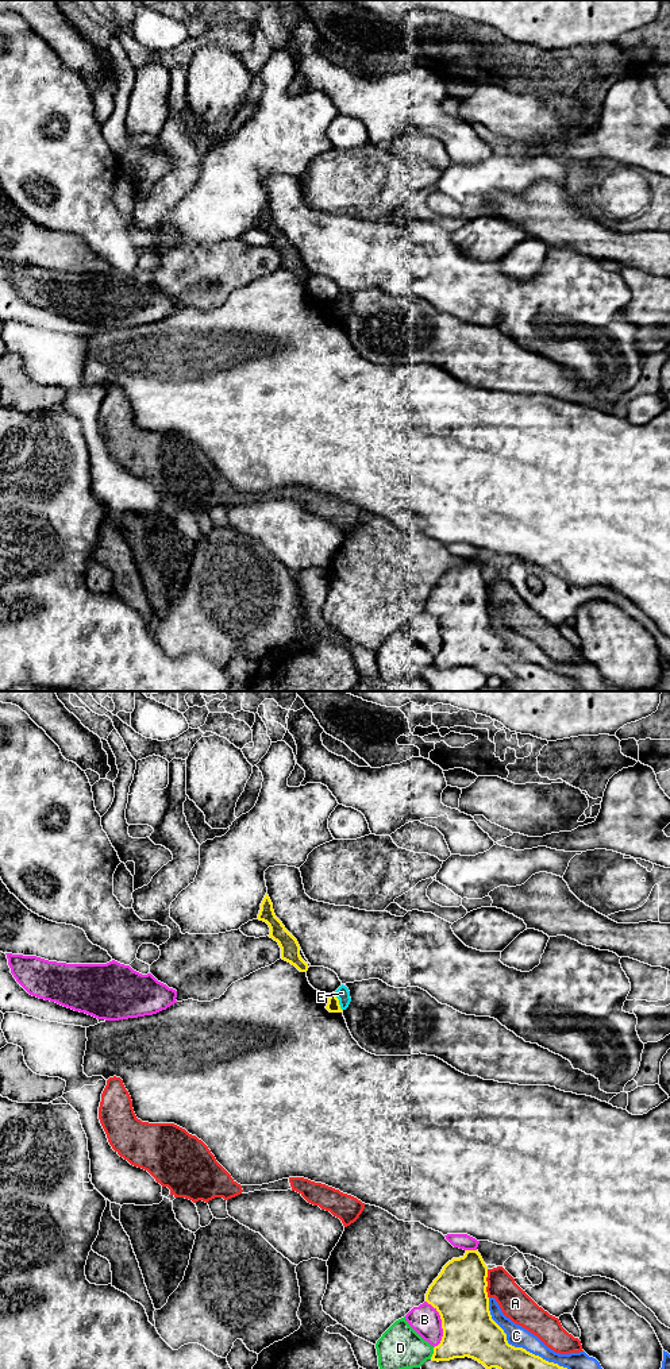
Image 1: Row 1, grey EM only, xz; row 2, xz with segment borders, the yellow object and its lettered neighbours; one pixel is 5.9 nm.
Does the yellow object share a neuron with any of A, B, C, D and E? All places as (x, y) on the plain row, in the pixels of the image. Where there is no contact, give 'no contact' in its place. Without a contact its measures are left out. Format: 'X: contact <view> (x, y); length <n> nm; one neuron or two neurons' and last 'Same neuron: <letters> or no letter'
A: contact xz (486, 593); length 180 nm; two neurons
B: contact xz (442, 633); length 300 nm; two neurons
C: contact xz (522, 656); length 750 nm; two neurons
D: contact xz (434, 662); length 80 nm; two neurons
E: contact xz (338, 311); length 120 nm; two neurons
Same neuron: no letter

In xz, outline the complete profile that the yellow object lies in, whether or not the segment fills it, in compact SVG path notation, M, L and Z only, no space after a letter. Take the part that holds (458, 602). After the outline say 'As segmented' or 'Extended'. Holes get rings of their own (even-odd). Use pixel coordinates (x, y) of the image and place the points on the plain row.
M466 559L463 566L448 570L426 602L426 610L440 624L443 645L434 656L432 670L473 667L488 679L497 676L511 691L578 691L567 676L548 671L523 656L508 652L504 639L492 628L489 620L488 575L478 559Z. As segmented

